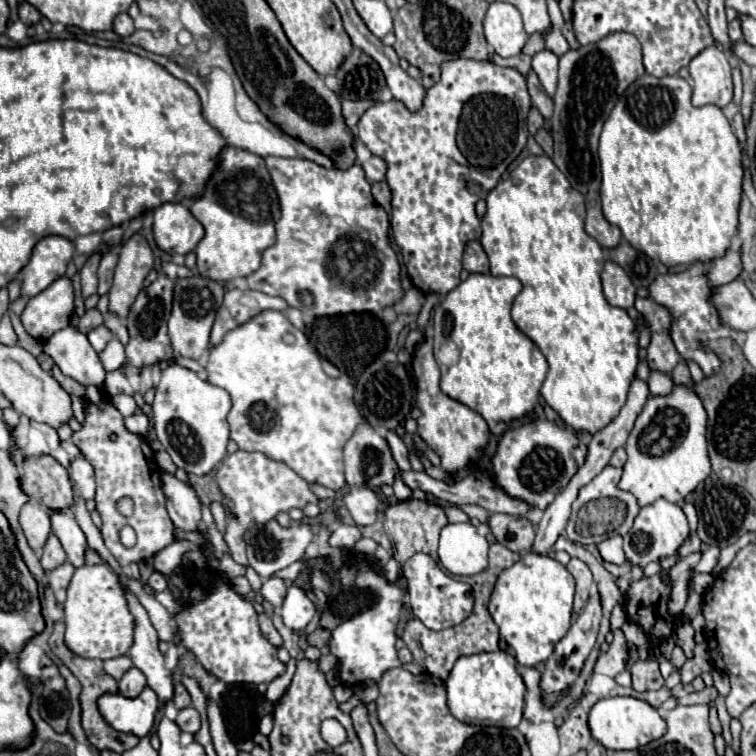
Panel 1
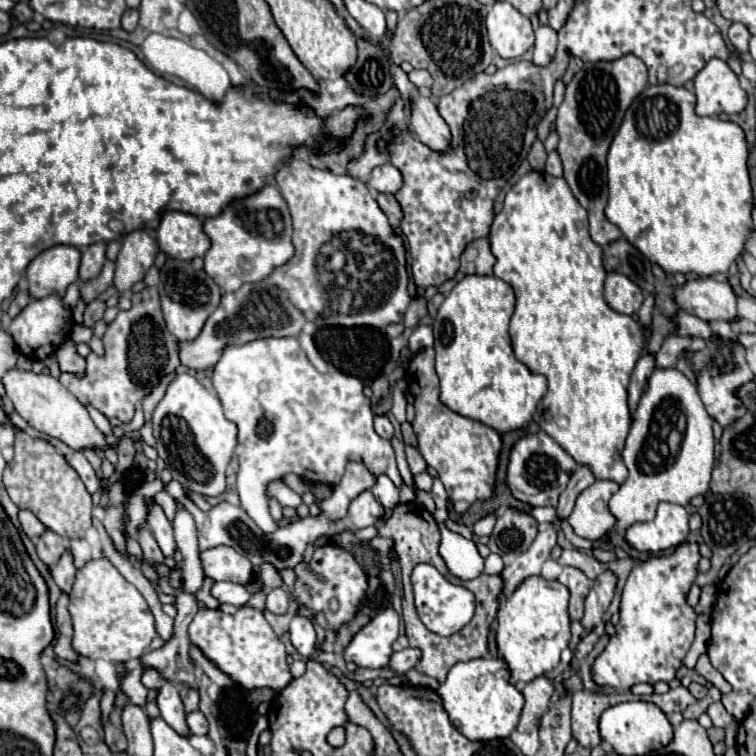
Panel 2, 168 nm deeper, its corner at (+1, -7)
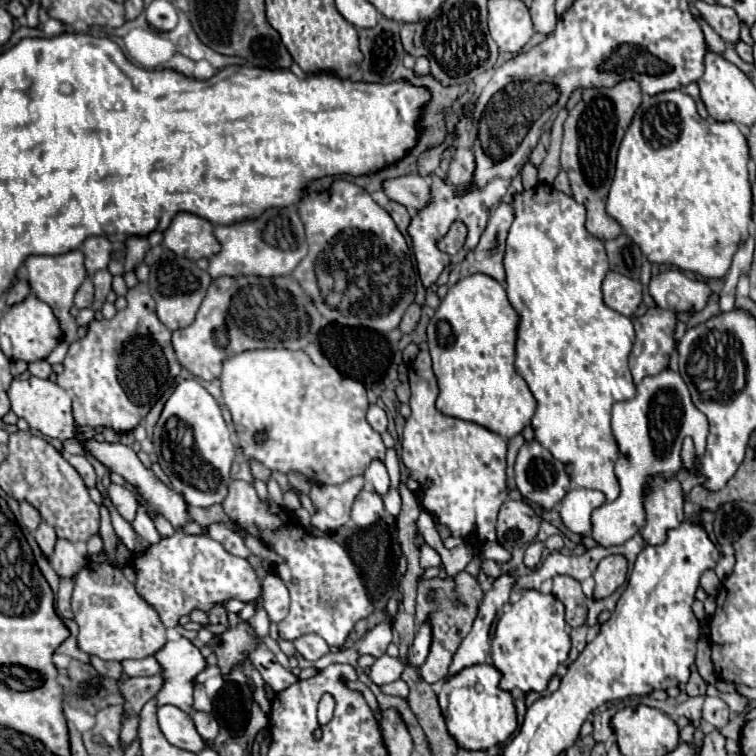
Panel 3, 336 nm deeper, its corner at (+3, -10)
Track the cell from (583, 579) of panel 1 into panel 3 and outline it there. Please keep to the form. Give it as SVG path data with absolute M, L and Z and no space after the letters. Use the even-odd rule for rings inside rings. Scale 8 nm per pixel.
M571 576L553 578L553 594L565 606L565 620L571 628L585 624L587 620L587 596L581 590L581 584Z

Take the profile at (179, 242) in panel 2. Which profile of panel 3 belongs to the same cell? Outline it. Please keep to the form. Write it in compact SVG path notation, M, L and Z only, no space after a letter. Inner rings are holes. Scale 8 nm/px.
M179 212L171 226L163 234L163 244L177 256L189 260L211 258L221 250L219 242L213 238L213 224L189 212Z

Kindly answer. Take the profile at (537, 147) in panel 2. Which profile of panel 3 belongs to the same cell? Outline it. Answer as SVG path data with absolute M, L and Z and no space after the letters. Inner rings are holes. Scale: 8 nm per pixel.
M527 162L527 164L523 166L521 176L523 176L523 186L525 186L525 190L537 186L537 182L539 182L539 180L537 180L537 168L535 168L531 162Z

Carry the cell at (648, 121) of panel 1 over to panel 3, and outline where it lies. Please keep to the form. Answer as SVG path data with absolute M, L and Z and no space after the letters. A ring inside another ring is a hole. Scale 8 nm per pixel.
M669 90L669 92L661 92L655 96L643 96L643 102L639 106L639 110L633 116L631 126L627 128L623 142L619 146L619 154L617 154L617 168L615 168L615 178L609 190L609 200L607 200L607 214L617 220L623 228L623 232L641 248L641 252L649 258L649 262L655 264L671 264L679 270L689 270L695 274L701 274L703 278L723 278L731 266L731 258L737 252L739 244L745 242L745 238L749 236L747 228L751 222L751 184L749 184L749 172L747 172L747 162L749 162L749 148L747 148L747 140L743 136L743 132L739 130L739 126L735 122L707 122L699 116L697 106L693 102L693 98L681 90Z

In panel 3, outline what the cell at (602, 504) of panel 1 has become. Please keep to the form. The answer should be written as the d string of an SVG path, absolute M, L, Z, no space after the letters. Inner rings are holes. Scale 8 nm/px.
M573 488L563 498L561 520L575 534L591 532L591 512L605 504L605 494L589 488Z

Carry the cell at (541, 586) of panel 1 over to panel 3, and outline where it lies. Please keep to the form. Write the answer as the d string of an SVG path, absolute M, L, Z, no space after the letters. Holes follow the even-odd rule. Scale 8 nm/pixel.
M529 590L521 600L509 604L499 618L495 636L491 640L493 664L503 674L501 688L509 692L515 688L523 692L543 692L557 666L565 662L569 654L571 638L566 628L565 606L553 594Z

